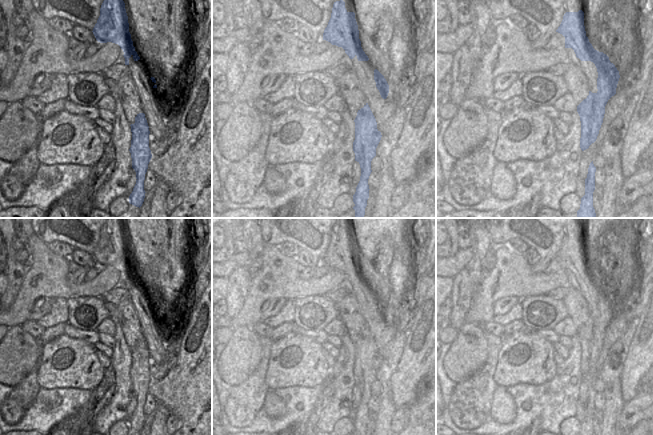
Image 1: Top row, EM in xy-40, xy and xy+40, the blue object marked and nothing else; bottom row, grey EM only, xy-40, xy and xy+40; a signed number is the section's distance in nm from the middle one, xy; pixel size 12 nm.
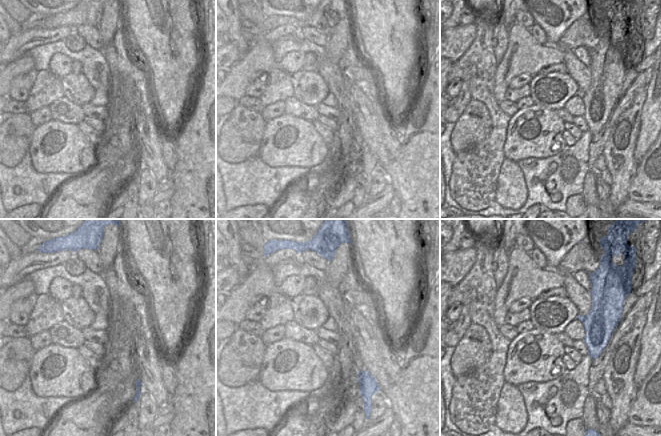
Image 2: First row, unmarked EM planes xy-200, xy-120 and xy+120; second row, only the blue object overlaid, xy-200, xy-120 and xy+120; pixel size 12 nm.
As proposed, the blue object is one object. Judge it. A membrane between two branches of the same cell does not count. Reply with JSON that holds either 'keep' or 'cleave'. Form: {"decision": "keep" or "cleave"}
{"decision": "cleave"}

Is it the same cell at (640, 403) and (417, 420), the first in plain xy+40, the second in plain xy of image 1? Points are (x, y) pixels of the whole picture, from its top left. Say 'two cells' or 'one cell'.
two cells

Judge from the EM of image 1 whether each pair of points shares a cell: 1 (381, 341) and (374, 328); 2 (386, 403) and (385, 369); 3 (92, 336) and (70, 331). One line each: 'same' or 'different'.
1: same
2: same
3: same

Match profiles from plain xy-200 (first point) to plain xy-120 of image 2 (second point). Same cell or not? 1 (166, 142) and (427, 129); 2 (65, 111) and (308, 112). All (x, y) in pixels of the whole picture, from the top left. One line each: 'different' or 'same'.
1: different
2: same

